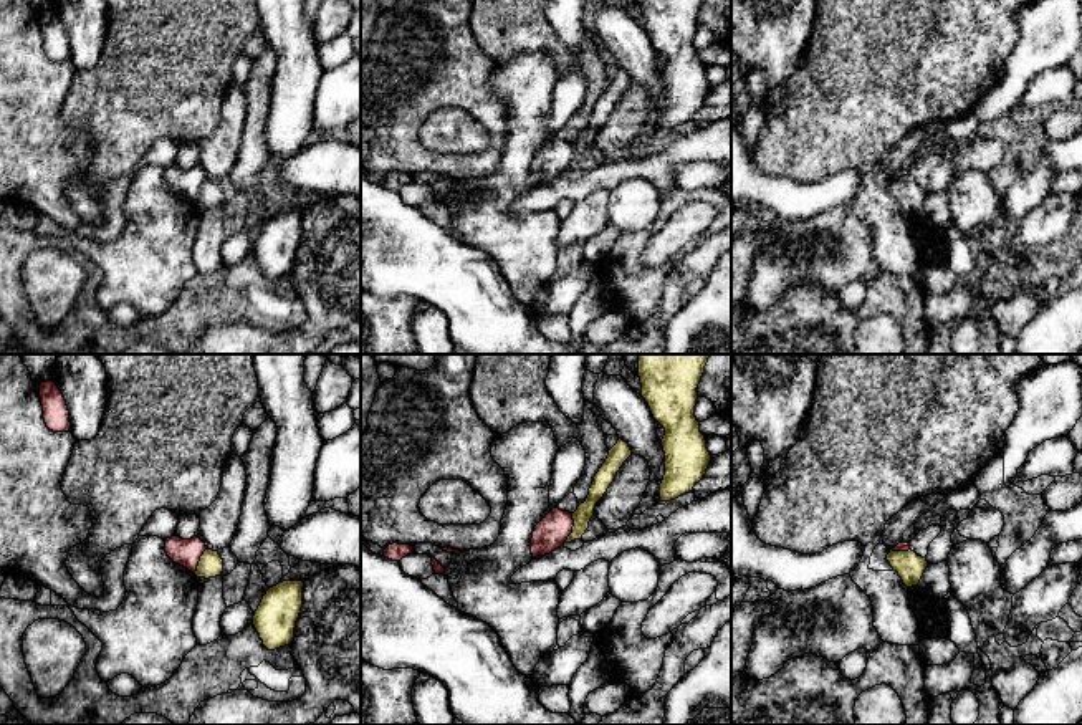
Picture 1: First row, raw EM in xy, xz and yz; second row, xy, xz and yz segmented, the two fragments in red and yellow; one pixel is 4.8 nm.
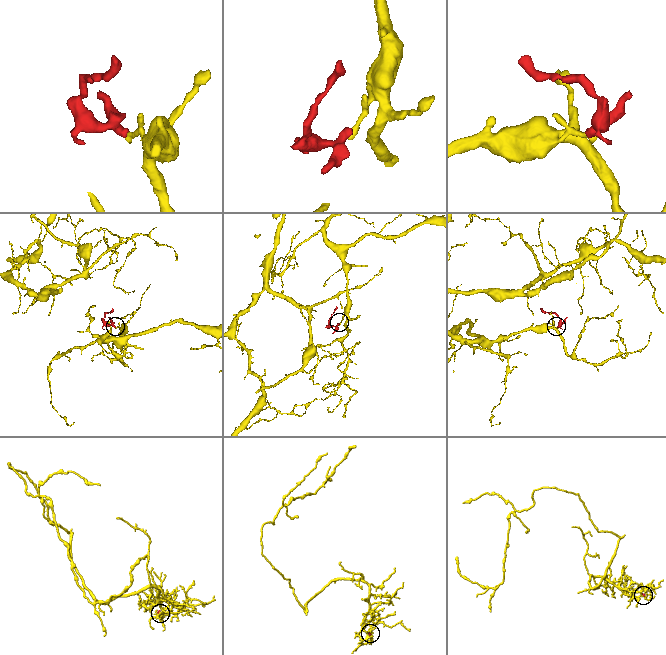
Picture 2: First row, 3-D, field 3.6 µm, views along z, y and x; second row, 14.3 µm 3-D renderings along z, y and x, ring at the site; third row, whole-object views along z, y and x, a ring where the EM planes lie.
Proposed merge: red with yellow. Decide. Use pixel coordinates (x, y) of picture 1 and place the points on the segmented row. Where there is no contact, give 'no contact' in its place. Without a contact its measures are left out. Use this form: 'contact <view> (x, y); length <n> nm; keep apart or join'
contact xz (571, 528); length 150 nm; keep apart

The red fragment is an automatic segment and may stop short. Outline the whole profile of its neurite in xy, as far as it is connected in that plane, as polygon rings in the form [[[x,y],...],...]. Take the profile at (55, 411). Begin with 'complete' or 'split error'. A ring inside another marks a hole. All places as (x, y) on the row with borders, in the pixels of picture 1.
complete | [[[50,379],[40,384],[43,419],[50,430],[68,432],[71,429],[69,411],[58,386]]]

